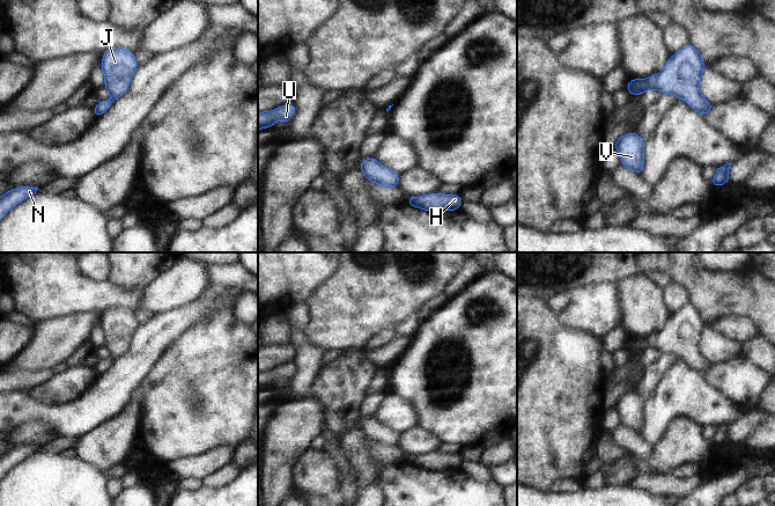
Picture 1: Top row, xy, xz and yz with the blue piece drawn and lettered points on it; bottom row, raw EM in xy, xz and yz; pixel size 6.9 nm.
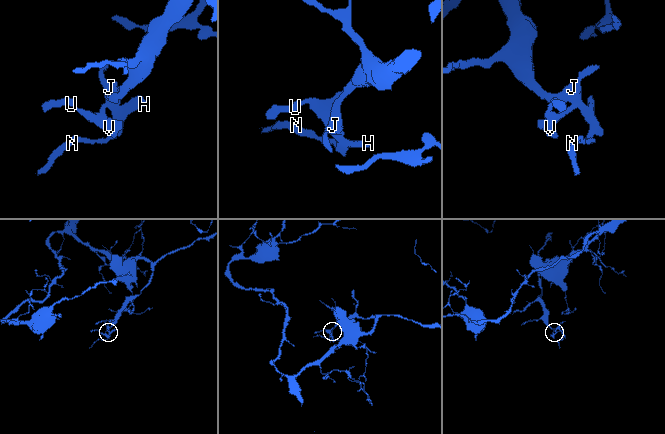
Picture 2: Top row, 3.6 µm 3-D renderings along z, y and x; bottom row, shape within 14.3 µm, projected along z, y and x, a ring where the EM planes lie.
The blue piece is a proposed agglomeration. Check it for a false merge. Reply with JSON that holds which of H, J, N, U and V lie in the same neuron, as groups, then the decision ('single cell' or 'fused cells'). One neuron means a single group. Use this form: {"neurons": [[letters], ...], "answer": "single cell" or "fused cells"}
{"neurons": [["H", "J", "N", "U", "V"]], "answer": "single cell"}

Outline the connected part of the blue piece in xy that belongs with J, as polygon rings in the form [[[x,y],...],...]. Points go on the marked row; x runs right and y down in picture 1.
[[[109,49],[103,52],[101,68],[105,76],[104,88],[112,100],[98,101],[98,104],[94,108],[96,118],[108,111],[112,103],[126,93],[138,68],[138,63],[132,51]]]

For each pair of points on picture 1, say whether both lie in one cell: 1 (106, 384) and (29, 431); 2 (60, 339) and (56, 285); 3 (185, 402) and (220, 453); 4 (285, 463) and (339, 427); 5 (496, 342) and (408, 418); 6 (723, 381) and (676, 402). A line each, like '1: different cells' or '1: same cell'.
1: different cells
2: different cells
3: different cells
4: different cells
5: different cells
6: different cells

